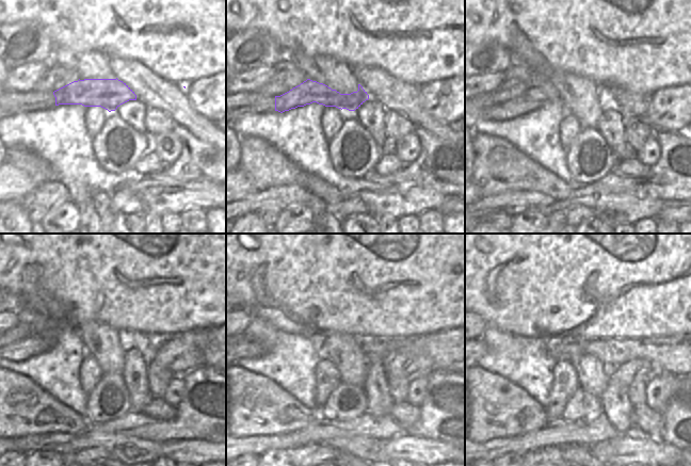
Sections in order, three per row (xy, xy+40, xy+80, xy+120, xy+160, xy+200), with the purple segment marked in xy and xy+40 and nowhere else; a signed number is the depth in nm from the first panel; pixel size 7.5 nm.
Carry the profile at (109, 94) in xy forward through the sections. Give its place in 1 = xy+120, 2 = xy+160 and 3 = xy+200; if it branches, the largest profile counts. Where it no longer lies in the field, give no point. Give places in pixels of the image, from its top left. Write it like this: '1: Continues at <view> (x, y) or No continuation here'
1: Continues at xy+120 (21, 350)
2: Continues at xy+160 (254, 349)
3: Continues at xy+200 (486, 350)

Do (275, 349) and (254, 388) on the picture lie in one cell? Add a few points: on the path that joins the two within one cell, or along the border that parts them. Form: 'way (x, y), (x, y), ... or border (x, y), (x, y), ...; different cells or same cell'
border (238, 366), (258, 372), (271, 379), (283, 388); different cells

